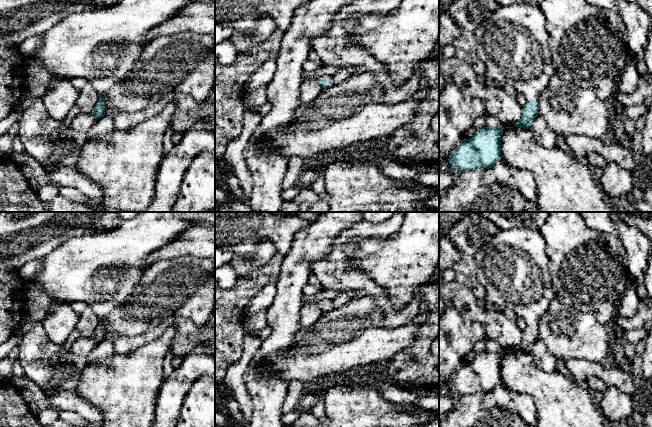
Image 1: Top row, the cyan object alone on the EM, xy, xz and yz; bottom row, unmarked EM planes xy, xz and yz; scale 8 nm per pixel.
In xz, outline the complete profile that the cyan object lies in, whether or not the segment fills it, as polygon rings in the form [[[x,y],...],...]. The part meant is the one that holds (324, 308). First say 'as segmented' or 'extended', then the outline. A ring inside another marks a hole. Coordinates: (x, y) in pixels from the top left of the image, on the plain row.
extended; [[[324,299],[318,302],[318,307],[322,311],[322,313],[326,313],[333,309],[332,300]]]

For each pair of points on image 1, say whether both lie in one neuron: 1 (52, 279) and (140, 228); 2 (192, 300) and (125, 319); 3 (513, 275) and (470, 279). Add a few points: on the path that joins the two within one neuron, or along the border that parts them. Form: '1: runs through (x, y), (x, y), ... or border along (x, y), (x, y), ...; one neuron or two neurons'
1: runs through (74, 271), (104, 263), (118, 250); one neuron
2: runs through (175, 300), (153, 300), (142, 311); one neuron
3: border along (473, 257), (477, 266), (477, 280), (479, 283); two neurons

